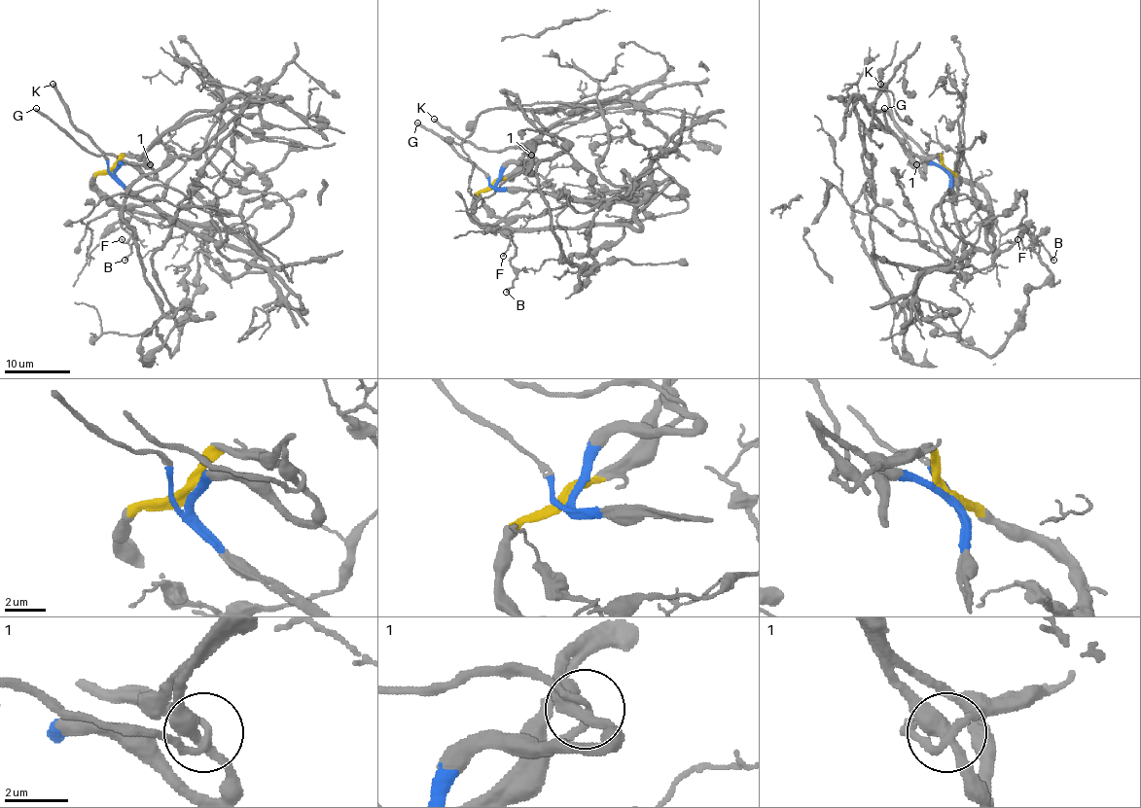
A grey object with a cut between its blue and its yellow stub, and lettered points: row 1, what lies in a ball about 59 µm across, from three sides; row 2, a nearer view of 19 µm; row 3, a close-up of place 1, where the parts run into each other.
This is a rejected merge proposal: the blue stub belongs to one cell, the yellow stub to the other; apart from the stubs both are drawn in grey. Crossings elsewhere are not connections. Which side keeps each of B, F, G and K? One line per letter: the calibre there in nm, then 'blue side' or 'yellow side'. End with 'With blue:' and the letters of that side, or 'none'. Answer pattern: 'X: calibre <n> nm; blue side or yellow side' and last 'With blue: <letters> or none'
B: calibre 300 nm; yellow side
F: calibre 110 nm; yellow side
G: calibre 180 nm; blue side
K: calibre 260 nm; yellow side
With blue: G

